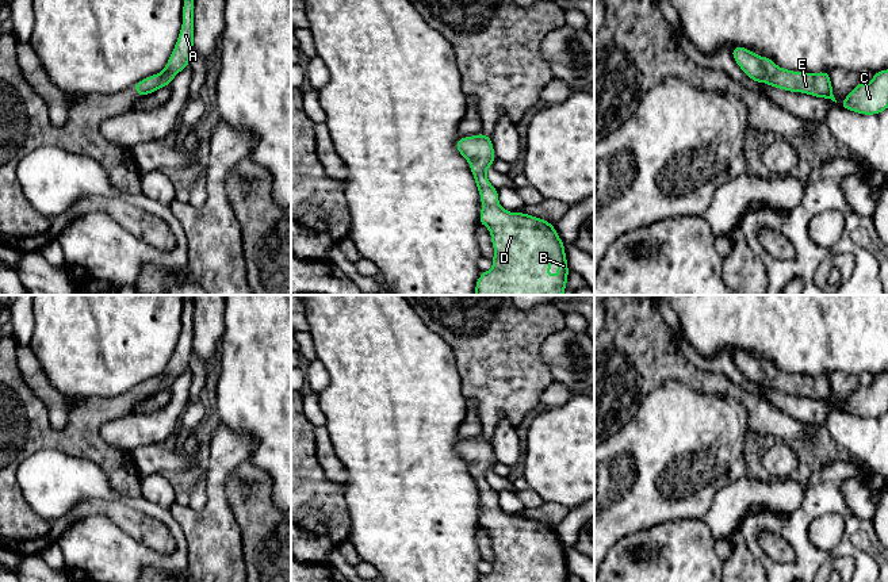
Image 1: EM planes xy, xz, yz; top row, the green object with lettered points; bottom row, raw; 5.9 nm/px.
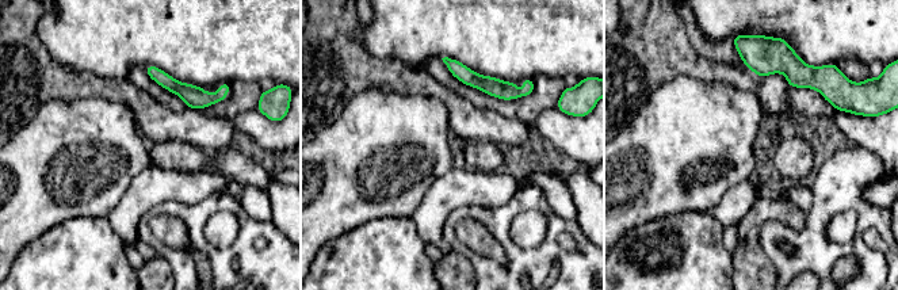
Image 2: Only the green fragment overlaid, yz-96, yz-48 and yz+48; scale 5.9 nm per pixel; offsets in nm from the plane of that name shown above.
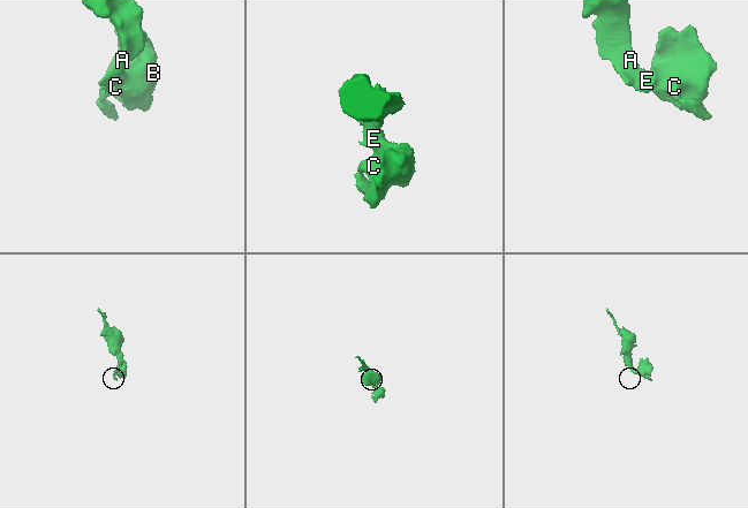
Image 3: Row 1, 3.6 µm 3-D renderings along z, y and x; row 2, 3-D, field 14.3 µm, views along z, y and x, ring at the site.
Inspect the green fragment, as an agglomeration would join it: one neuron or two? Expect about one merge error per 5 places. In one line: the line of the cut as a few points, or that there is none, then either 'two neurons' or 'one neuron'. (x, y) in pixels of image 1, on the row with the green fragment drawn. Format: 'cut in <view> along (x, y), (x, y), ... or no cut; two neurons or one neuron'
no cut; one neuron

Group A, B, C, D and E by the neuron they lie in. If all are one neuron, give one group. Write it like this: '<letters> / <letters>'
A B C D E

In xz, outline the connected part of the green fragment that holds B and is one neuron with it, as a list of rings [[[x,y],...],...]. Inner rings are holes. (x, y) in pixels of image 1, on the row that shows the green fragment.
[[[482,133],[463,137],[458,139],[455,148],[470,164],[482,202],[479,225],[489,229],[494,248],[493,268],[481,273],[475,295],[563,295],[570,272],[564,244],[548,221],[525,212],[510,212],[500,206],[498,189],[486,177],[486,171],[495,160],[491,137]],[[555,259],[558,275],[548,276]]]

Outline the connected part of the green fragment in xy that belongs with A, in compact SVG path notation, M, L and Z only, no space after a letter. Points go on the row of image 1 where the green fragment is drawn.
M184 0L183 24L175 49L162 72L149 76L135 85L134 91L142 97L162 87L171 85L175 76L190 65L194 49L194 0Z

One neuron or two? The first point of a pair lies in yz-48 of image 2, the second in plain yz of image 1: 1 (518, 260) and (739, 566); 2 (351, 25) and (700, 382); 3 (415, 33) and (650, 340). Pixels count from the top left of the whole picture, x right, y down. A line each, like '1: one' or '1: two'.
1: two
2: one
3: two

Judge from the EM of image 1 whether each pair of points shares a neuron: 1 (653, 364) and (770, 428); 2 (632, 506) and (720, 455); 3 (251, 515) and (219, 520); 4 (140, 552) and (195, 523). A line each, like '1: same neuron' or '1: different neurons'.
1: same neuron
2: same neuron
3: different neurons
4: different neurons

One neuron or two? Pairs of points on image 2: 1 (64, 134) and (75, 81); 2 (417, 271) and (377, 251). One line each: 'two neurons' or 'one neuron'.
1: two neurons
2: one neuron

